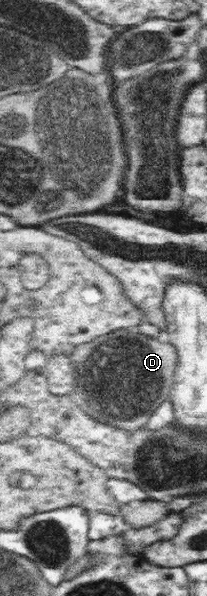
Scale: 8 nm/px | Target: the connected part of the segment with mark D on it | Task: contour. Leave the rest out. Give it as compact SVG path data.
M127 328L111 331L91 342L76 346L70 355L76 365L75 395L85 401L86 413L94 421L124 430L130 435L144 428L156 408L169 399L169 390L173 387L180 359L176 346L166 338L160 340Z

